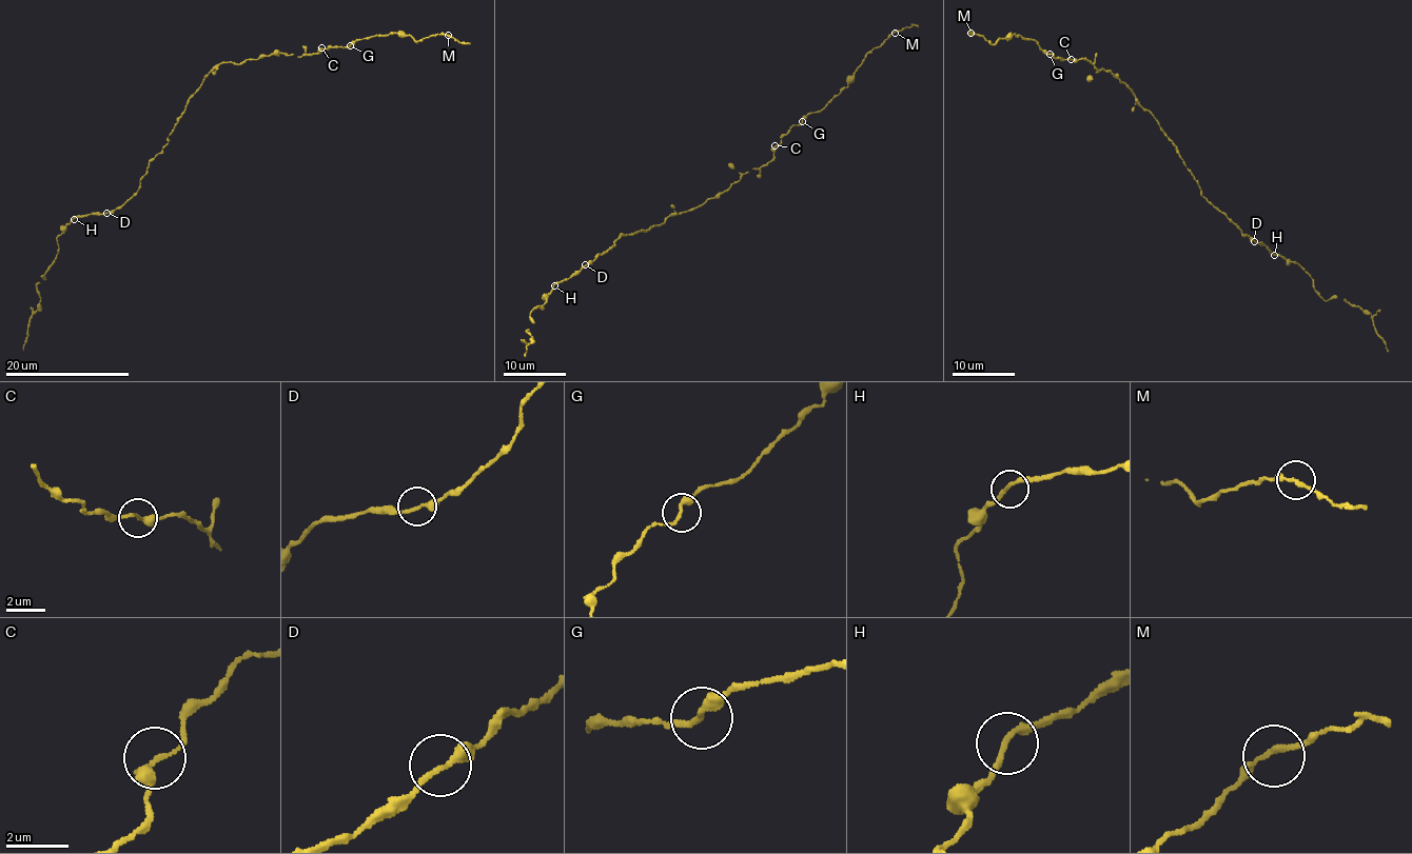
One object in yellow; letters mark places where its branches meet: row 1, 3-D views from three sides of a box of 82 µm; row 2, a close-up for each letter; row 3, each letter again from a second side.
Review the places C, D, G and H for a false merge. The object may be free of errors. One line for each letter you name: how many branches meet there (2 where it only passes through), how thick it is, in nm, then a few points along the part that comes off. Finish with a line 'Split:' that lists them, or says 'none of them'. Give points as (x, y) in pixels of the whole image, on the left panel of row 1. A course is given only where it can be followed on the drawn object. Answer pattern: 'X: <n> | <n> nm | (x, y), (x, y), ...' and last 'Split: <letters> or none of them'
Split: none of them

